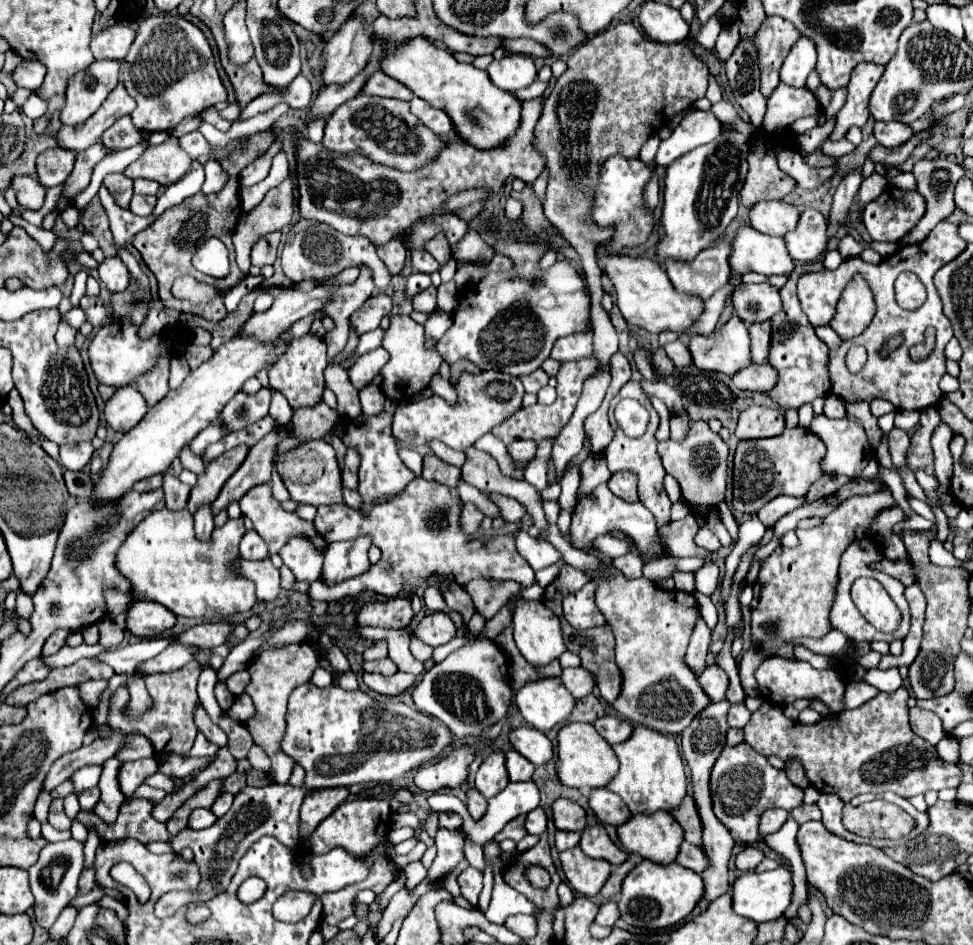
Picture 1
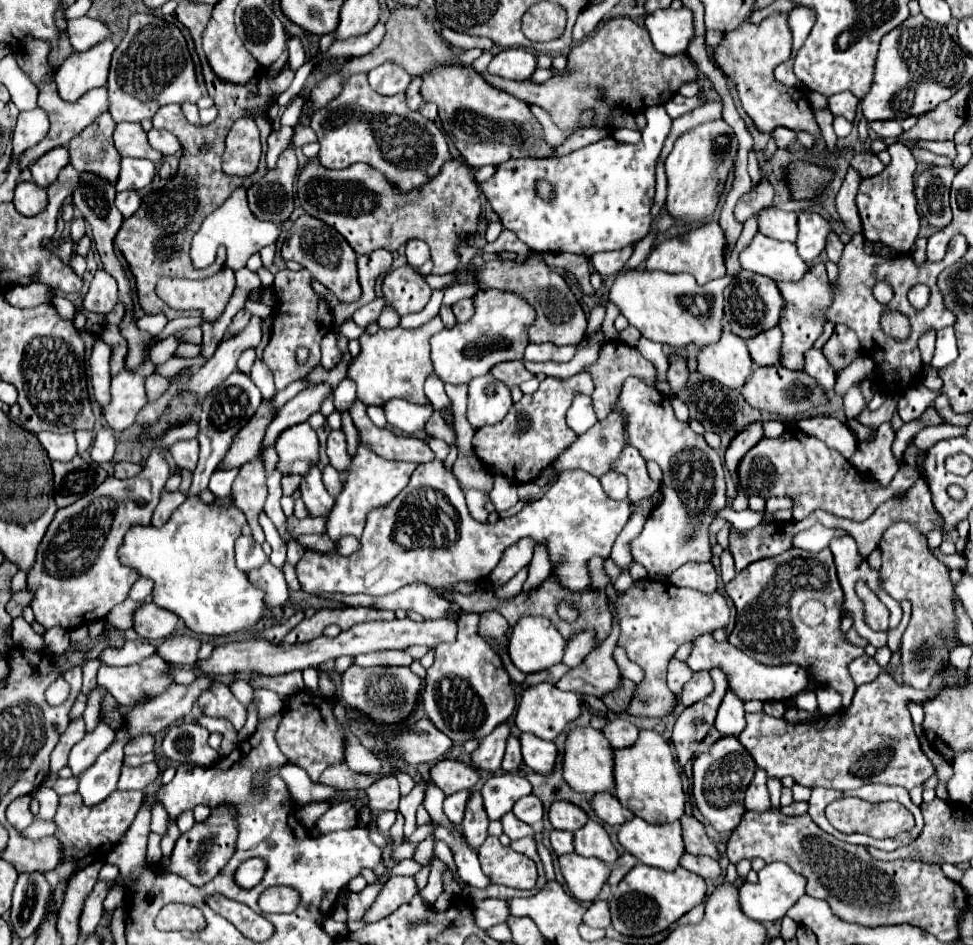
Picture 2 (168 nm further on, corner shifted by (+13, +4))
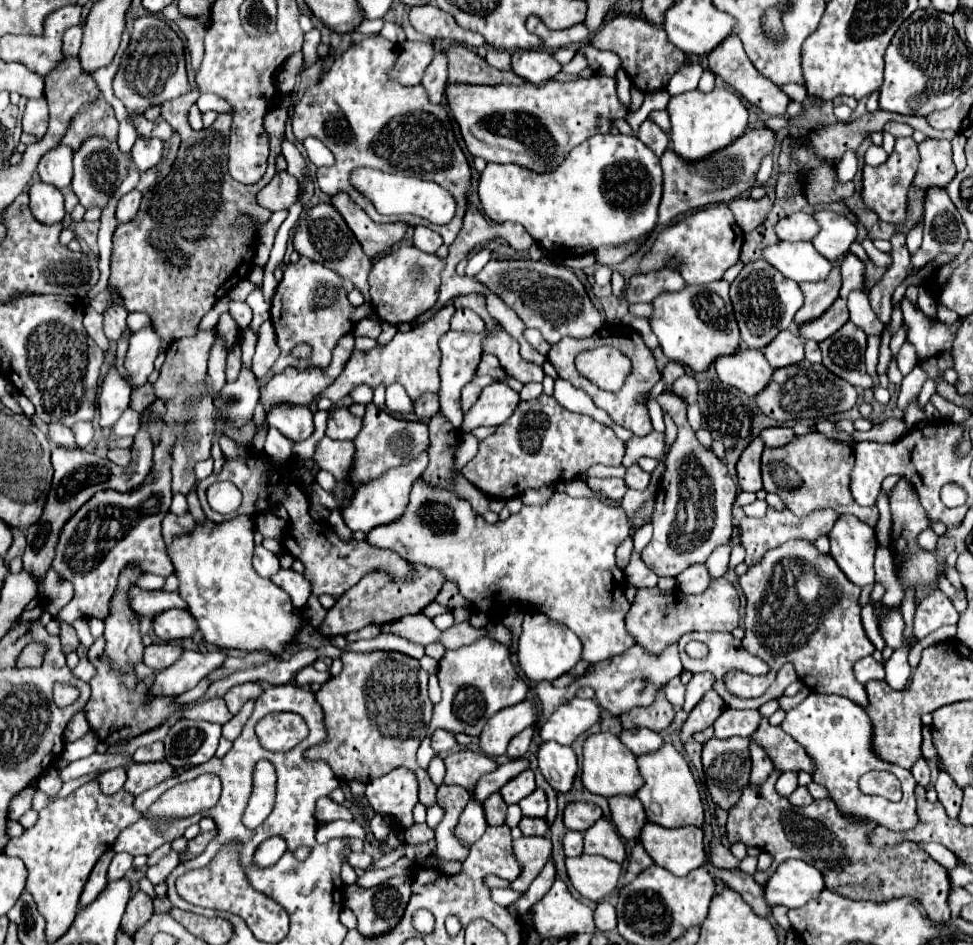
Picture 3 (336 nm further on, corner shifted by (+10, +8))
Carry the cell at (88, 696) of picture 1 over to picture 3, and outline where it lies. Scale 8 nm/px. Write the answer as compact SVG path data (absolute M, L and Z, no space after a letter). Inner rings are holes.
M84 711L78 712L70 720L66 728L66 742L74 742L81 737L83 737L90 730L88 721L86 721L86 716Z

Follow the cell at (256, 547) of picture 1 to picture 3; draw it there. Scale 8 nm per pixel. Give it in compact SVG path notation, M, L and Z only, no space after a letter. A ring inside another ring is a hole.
M262 545L256 547L252 563L254 563L254 569L256 569L256 573L258 573L260 577L268 577L268 579L270 579L272 575L276 575L276 573L280 571L278 557L276 557L274 553L270 553L268 549L264 549Z

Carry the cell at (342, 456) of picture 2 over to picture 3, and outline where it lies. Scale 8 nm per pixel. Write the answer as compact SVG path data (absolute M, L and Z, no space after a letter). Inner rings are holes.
M336 407L328 411L328 429L330 439L354 439L362 427L362 419L352 415L348 407Z

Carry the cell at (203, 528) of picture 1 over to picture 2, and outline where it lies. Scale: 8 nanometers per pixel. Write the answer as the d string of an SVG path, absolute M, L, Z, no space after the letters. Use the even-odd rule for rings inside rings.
M239 371L231 373L221 385L217 385L211 393L207 393L207 397L201 405L201 413L199 413L197 441L201 445L201 453L199 453L197 469L193 471L193 483L189 487L187 497L199 497L199 493L207 489L209 477L215 471L215 465L223 459L223 453L227 453L227 449L233 441L233 435L255 415L255 409L261 405L261 401L263 401L263 397L261 397L259 389L255 387L255 383Z

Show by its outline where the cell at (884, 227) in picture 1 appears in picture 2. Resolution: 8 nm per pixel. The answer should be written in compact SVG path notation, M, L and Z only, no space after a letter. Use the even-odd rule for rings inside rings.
M893 143L887 151L891 155L891 163L885 167L883 173L861 181L857 207L863 223L863 235L867 241L881 241L897 253L907 253L911 251L919 235L919 213L913 195L913 175L917 169L917 159L903 143Z

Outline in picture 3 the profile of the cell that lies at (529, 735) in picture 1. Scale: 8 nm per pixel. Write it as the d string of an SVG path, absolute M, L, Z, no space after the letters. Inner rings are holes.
M548 741L538 749L538 767L542 769L550 787L560 793L568 793L578 775L578 757L570 747Z

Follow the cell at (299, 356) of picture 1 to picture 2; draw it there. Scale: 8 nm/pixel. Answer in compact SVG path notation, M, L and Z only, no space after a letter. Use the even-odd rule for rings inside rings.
M283 269L275 275L273 289L281 299L281 307L275 311L273 333L263 351L263 363L273 371L277 389L285 389L289 383L303 379L321 359L319 343L321 343L321 337L329 331L329 325L325 325L325 317L331 317L331 309L327 307L323 297L319 297L311 289L309 279L311 279L311 273L307 269L301 269L301 271ZM301 347L309 351L309 357L305 363L297 361L297 349Z

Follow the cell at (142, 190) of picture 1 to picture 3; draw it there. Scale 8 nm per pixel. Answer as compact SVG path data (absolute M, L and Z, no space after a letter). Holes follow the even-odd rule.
M138 137L134 147L132 147L132 159L134 165L140 171L146 171L150 167L156 167L158 161L162 159L164 153L164 141L160 139L146 139L146 137Z

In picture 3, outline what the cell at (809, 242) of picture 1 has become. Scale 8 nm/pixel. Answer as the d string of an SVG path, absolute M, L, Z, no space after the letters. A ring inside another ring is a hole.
M818 211L814 219L822 227L818 237L814 237L812 241L818 253L822 253L830 261L842 259L858 237L856 223L852 223L848 217L838 215L834 211Z

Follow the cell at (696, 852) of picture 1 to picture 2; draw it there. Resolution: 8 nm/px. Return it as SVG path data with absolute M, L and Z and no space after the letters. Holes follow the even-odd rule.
M683 853L683 857L679 859L679 865L703 879L713 879L713 877L719 877L719 873L721 873L719 863L711 857L705 857L705 855L693 857L691 853Z

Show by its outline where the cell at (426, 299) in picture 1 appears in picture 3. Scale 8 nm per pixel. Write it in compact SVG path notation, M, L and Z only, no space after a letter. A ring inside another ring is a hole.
M402 245L394 249L392 253L380 257L374 263L368 277L370 303L374 305L374 311L380 317L380 321L390 323L390 325L412 323L424 311L428 311L438 299L440 275L444 267L446 267L446 259L440 259L438 255L430 255L408 245Z

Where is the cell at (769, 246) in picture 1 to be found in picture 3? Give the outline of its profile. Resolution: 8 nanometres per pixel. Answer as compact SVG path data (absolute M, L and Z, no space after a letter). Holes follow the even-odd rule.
M782 241L778 245L772 245L772 249L766 249L764 259L774 265L784 277L802 283L802 281L822 281L832 271L832 263L822 257L814 245L800 241L800 243L788 243Z

